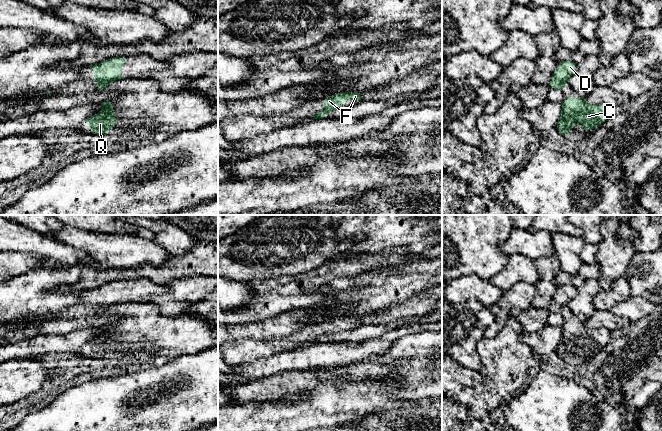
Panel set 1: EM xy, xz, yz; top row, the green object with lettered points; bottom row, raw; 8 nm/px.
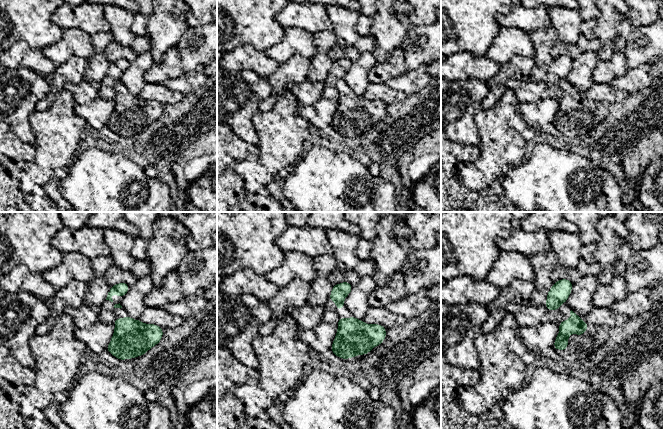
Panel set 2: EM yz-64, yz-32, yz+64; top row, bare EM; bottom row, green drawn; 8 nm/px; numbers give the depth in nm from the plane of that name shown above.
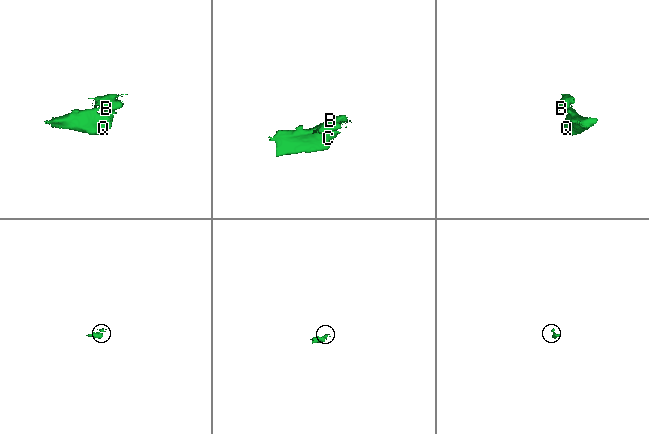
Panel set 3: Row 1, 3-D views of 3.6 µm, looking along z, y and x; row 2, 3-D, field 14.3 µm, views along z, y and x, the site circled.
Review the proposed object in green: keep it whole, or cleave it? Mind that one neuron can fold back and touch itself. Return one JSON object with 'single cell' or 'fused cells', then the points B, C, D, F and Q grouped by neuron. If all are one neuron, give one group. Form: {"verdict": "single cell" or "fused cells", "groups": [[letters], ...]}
{"verdict": "fused cells", "groups": [["B", "D", "F"], ["C", "Q"]]}

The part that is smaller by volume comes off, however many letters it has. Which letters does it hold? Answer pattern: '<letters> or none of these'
B, D, F

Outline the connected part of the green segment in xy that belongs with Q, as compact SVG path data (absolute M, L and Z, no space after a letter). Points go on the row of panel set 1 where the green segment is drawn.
M105 99L101 104L103 109L84 121L90 124L91 134L105 135L111 127L116 126L117 114L113 112L112 102Z

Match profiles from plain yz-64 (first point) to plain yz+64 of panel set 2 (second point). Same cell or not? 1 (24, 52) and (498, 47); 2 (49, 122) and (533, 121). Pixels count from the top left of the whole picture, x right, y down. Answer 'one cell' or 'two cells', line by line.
1: two cells
2: two cells

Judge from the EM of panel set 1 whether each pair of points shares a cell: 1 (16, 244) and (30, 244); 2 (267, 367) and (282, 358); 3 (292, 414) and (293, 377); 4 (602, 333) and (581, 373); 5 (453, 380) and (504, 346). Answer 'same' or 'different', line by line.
1: same
2: same
3: different
4: same
5: different

